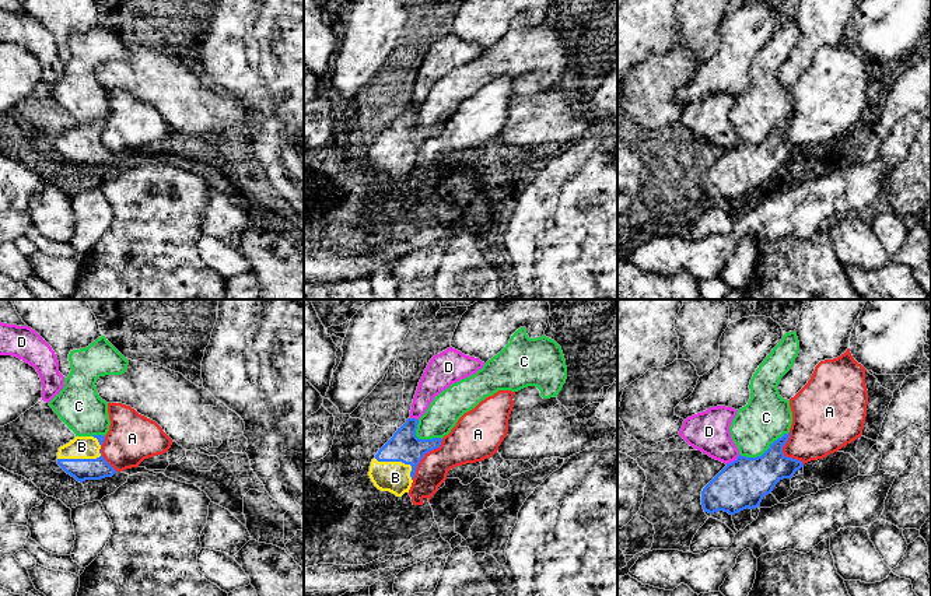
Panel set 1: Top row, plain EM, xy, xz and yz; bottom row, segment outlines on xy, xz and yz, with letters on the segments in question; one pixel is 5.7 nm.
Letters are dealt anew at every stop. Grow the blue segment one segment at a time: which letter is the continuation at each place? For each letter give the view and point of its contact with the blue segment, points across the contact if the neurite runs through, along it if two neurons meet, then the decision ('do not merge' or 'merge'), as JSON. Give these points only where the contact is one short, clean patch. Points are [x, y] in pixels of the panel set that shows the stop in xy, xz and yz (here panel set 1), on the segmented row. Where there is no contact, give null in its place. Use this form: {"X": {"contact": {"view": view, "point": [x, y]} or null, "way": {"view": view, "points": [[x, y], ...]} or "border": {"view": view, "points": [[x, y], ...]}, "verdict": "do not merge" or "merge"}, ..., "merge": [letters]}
{"A": {"contact": {"view": "xz", "point": [423, 456]}, "verdict": "do not merge"}, "B": {"contact": {"view": "xz", "point": [399, 460]}, "way": {"view": "xz", "points": [[405, 446], [399, 460], [395, 477]]}, "verdict": "merge"}, "C": {"contact": {"view": "yz", "point": [765, 452]}, "verdict": "do not merge"}, "D": {"contact": {"view": "yz", "point": [734, 460]}, "verdict": "do not merge"}, "merge": ["B"]}

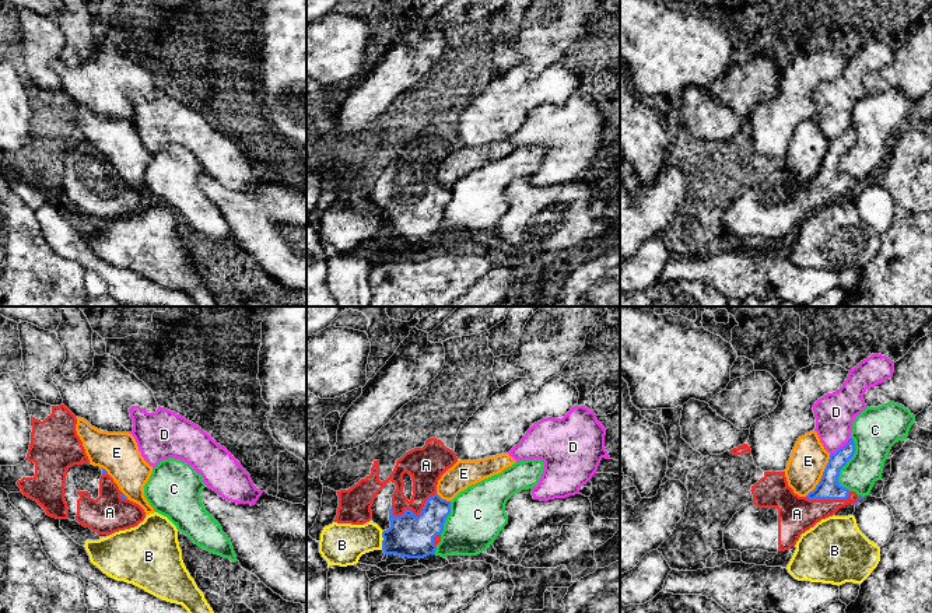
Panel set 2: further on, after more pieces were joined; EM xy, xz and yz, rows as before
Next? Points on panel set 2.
{"A": {"contact": {"view": "xz", "point": [416, 517]}, "verdict": "merge"}, "B": {"contact": {"view": "xz", "point": [382, 540]}, "border": {"view": "xz", "points": [[384, 531], [381, 549]]}, "verdict": "do not merge"}, "C": {"contact": {"view": "yz", "point": [845, 463]}, "verdict": "do not merge"}, "D": {"contact": {"view": "yz", "point": [840, 448]}, "verdict": "do not merge"}, "E": {"contact": {"view": "yz", "point": [822, 476]}, "verdict": "do not merge"}, "merge": ["A"]}

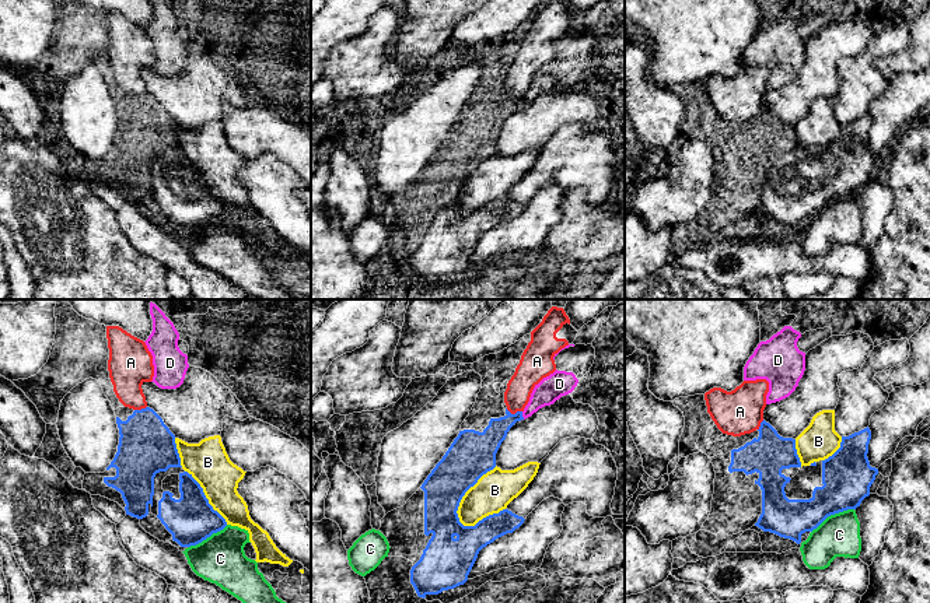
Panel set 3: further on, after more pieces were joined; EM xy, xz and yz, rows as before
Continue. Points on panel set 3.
{"A": {"contact": {"view": "xz", "point": [516, 413]}, "verdict": "do not merge"}, "B": {"contact": {"view": "xz", "point": [464, 494]}, "verdict": "do not merge"}, "C": {"contact": {"view": "yz", "point": [832, 514]}, "verdict": "do not merge"}, "D": {"contact": {"view": "xz", "point": [521, 416]}, "border": {"view": "xz", "points": [[521, 412], [524, 419]]}, "verdict": "do not merge"}, "merge": []}

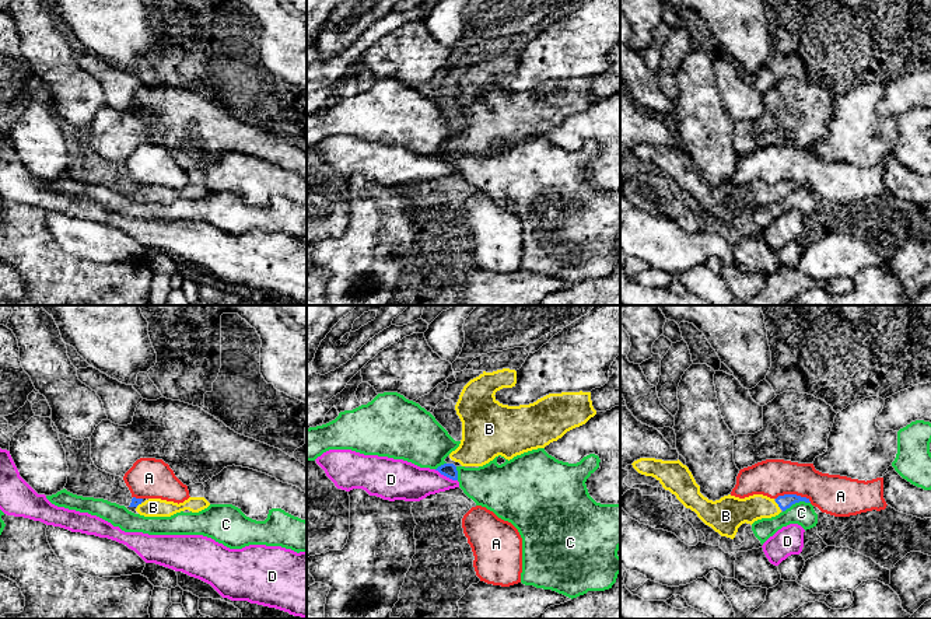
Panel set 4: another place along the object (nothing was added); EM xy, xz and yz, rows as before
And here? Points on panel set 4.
{"A": {"contact": {"view": "yz", "point": [794, 495]}, "border": {"view": "yz", "points": [[776, 497], [797, 495], [805, 496], [811, 502]]}, "verdict": "do not merge"}, "B": {"contact": {"view": "yz", "point": [777, 503]}, "way": {"view": "yz", "points": [[784, 502], [777, 503], [735, 511]]}, "verdict": "merge"}, "C": {"contact": {"view": "yz", "point": [795, 502]}, "verdict": "do not merge"}, "D": {"contact": {"view": "xz", "point": [445, 475]}, "border": {"view": "xz", "points": [[434, 469], [457, 481]]}, "verdict": "do not merge"}, "merge": ["B"]}

